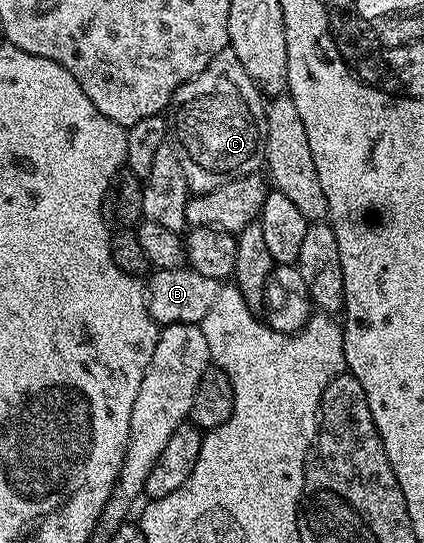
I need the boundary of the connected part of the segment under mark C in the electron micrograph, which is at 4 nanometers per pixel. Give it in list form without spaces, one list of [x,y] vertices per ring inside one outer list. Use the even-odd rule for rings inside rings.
[[[233,50],[218,53],[192,80],[185,82],[172,96],[168,107],[168,142],[184,168],[186,185],[194,194],[206,194],[242,174],[255,173],[266,157],[266,102],[258,85],[244,72]]]

